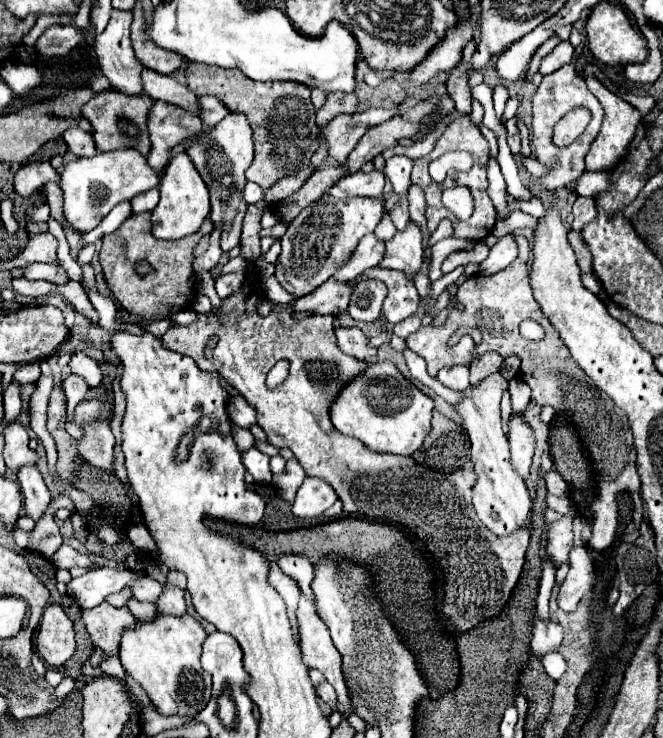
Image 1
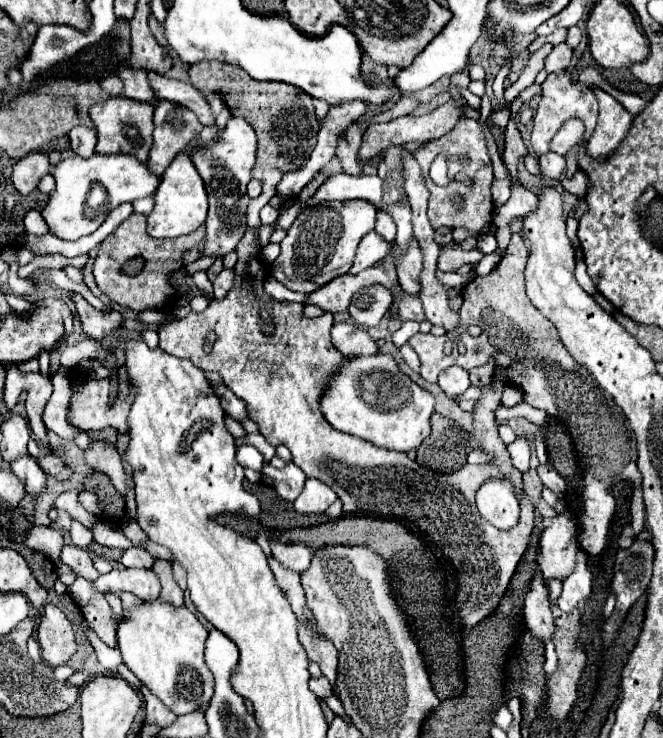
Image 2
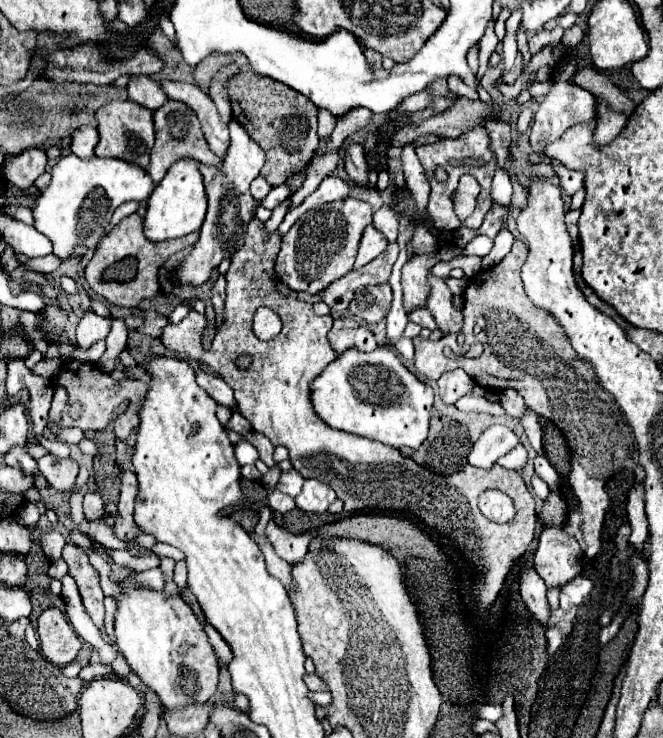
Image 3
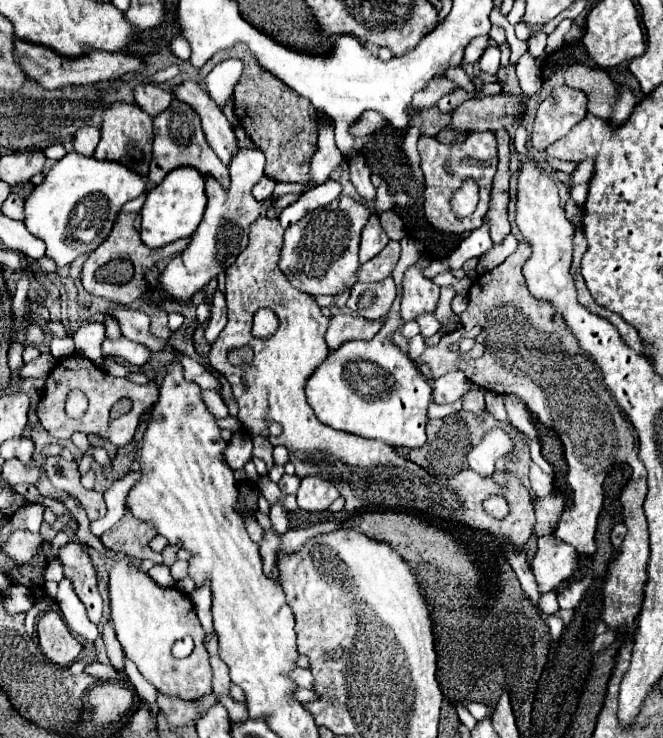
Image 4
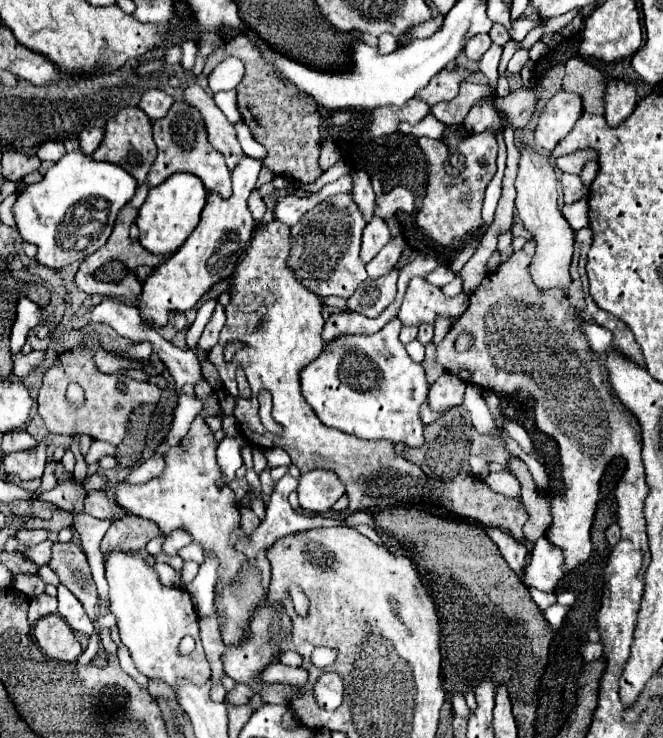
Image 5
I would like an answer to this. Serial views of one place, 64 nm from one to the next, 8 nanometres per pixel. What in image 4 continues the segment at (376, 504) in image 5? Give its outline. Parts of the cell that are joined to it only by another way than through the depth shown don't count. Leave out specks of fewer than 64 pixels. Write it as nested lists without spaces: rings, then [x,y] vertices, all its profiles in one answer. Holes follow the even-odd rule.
[[[258,218],[252,224],[248,246],[226,272],[228,324],[210,348],[210,364],[230,382],[234,398],[238,400],[238,420],[242,422],[244,432],[250,438],[262,436],[272,446],[286,446],[290,462],[296,466],[296,474],[300,478],[312,474],[328,476],[340,488],[340,496],[346,500],[348,512],[410,508],[449,522],[452,527],[464,525],[474,533],[485,532],[503,543],[522,548],[532,536],[534,508],[530,492],[520,480],[512,480],[508,488],[500,488],[490,476],[480,476],[474,470],[462,470],[452,478],[432,476],[414,462],[398,456],[390,444],[344,434],[322,424],[314,416],[312,408],[306,404],[304,384],[312,374],[312,368],[322,364],[328,356],[324,340],[328,318],[322,316],[316,300],[294,288],[286,274],[278,268],[284,242],[282,236],[284,228],[276,218]],[[258,308],[270,308],[278,318],[278,330],[268,338],[252,336],[252,318]],[[242,346],[250,346],[254,358],[246,366],[232,366],[226,358],[228,350]],[[242,378],[248,380],[248,388],[242,386]],[[264,418],[278,422],[284,428],[282,434],[270,436]],[[492,494],[504,496],[510,506],[510,514],[502,520],[490,516],[482,506],[482,502]]]

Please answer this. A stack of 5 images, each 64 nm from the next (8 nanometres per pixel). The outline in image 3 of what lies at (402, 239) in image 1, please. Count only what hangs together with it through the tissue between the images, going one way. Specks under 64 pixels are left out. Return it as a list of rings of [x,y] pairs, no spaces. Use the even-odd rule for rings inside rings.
[[[420,254],[408,260],[402,268],[402,290],[404,290],[404,310],[412,312],[414,308],[426,308],[430,296],[430,284],[426,270],[436,264],[434,256]]]

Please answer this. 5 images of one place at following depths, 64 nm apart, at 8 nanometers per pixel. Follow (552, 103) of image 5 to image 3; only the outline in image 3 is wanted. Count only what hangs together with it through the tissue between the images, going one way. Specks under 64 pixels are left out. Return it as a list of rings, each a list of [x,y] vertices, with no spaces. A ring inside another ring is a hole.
[[[552,82],[550,84],[550,94],[540,104],[540,108],[534,116],[534,124],[532,124],[532,132],[530,132],[532,150],[542,152],[544,144],[550,144],[550,134],[562,134],[572,124],[588,122],[594,116],[596,116],[596,108],[594,108],[594,96],[590,92],[586,92],[584,88],[574,86],[572,82]]]

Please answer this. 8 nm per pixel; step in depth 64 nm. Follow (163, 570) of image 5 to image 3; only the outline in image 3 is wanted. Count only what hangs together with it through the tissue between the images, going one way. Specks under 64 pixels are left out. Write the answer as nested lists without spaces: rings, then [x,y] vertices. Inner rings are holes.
[[[160,568],[146,570],[146,572],[134,572],[132,578],[134,578],[138,584],[144,584],[144,586],[148,586],[148,588],[156,588],[156,590],[162,590],[164,584],[166,584],[166,576],[162,574]]]

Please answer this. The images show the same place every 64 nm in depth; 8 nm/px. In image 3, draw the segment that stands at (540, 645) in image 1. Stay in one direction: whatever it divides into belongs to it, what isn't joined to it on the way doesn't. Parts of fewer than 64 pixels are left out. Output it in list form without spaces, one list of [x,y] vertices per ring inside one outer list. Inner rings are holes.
[[[522,566],[520,570],[520,596],[528,604],[528,610],[540,624],[548,626],[550,610],[546,602],[546,584],[536,576],[536,572],[530,566]]]

